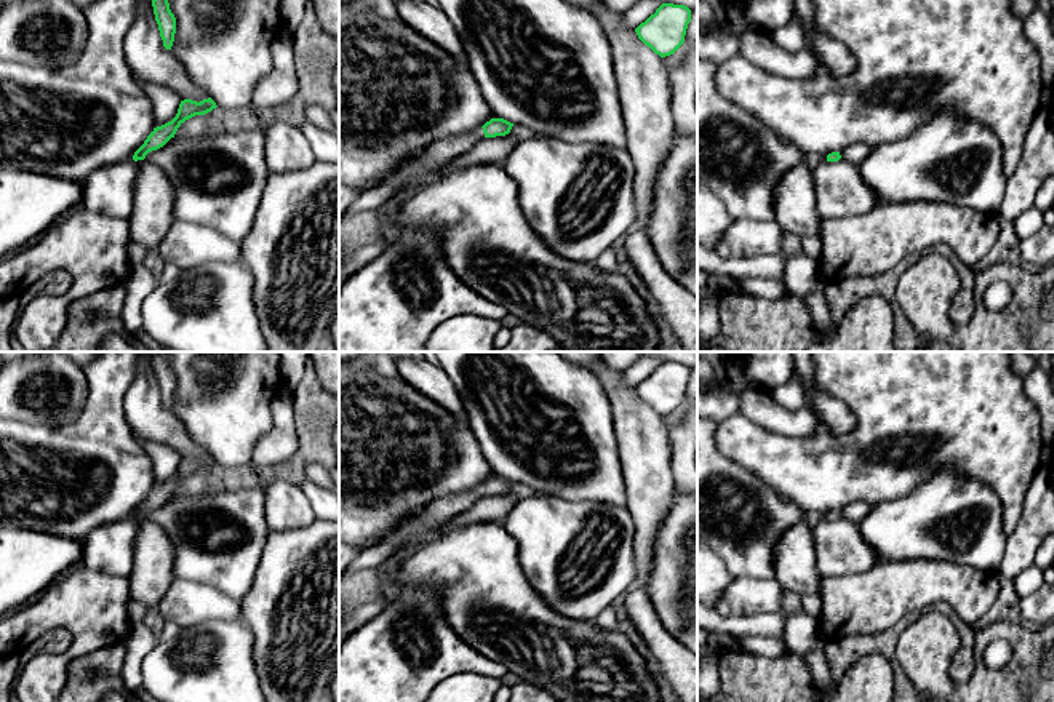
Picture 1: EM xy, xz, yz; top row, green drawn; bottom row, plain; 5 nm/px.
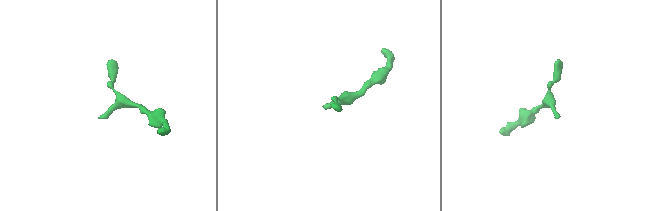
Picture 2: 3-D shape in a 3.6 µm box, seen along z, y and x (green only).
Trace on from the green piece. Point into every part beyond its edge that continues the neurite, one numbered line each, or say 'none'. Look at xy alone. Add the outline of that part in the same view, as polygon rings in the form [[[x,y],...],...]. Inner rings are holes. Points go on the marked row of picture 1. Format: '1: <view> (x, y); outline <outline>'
none

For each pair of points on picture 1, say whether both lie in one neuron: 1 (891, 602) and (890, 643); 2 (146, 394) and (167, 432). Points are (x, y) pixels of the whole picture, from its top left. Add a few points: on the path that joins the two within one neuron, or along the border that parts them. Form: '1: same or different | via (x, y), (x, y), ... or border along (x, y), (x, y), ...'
1: different | border along (918, 613), (909, 613), (886, 629), (853, 637)
2: same | via (146, 403), (146, 411), (157, 422)

